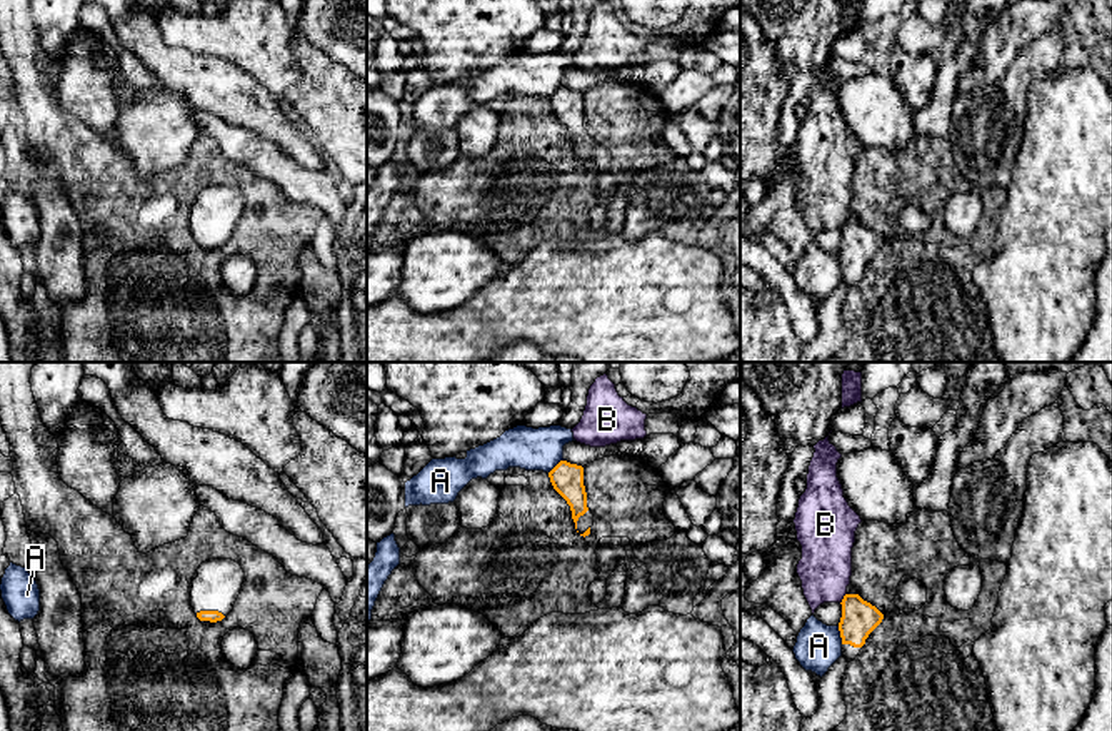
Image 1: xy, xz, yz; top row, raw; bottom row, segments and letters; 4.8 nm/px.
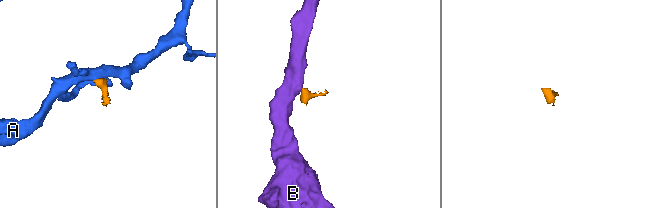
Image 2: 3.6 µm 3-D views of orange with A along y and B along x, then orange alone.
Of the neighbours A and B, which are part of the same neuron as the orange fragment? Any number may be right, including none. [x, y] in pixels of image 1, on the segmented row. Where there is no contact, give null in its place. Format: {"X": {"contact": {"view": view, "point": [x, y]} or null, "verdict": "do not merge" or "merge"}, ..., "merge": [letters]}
{"A": {"contact": {"view": "yz", "point": [841, 635]}, "verdict": "do not merge"}, "B": {"contact": {"view": "yz", "point": [844, 598]}, "verdict": "do not merge"}, "merge": []}

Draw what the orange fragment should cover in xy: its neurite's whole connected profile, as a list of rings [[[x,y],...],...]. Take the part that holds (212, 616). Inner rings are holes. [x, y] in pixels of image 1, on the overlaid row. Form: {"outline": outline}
{"outline": [[[232,559],[202,562],[190,584],[190,604],[200,621],[222,621],[240,594],[245,572]]]}

